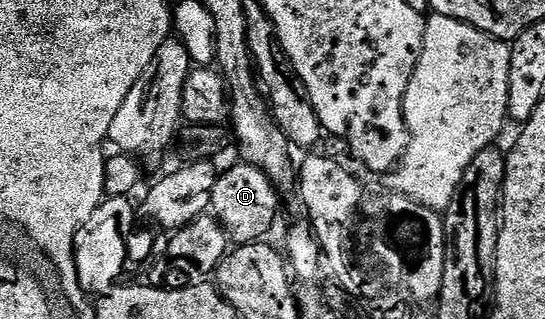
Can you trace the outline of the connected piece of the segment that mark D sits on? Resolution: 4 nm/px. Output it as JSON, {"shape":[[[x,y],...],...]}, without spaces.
{"shape":[[[240,161],[220,173],[213,184],[210,213],[223,225],[223,231],[236,247],[245,246],[266,239],[275,217],[279,214],[280,191],[257,167]]]}

